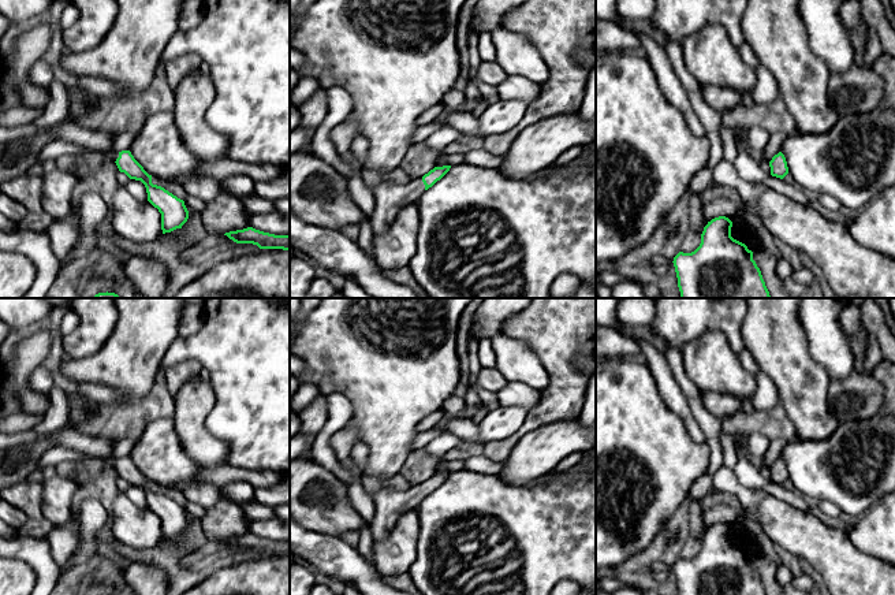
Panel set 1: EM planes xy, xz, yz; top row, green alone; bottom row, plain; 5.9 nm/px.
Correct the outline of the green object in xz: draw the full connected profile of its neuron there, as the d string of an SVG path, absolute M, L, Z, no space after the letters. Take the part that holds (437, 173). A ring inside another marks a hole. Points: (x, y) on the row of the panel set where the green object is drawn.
M451 166L435 167L424 176L409 179L406 183L398 185L394 182L380 182L372 189L376 198L376 211L369 217L374 234L385 233L398 213L417 204L421 196L440 181Z

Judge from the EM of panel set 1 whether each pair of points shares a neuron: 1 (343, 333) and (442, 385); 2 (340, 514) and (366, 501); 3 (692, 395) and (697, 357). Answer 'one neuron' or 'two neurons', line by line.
1: one neuron
2: two neurons
3: two neurons

